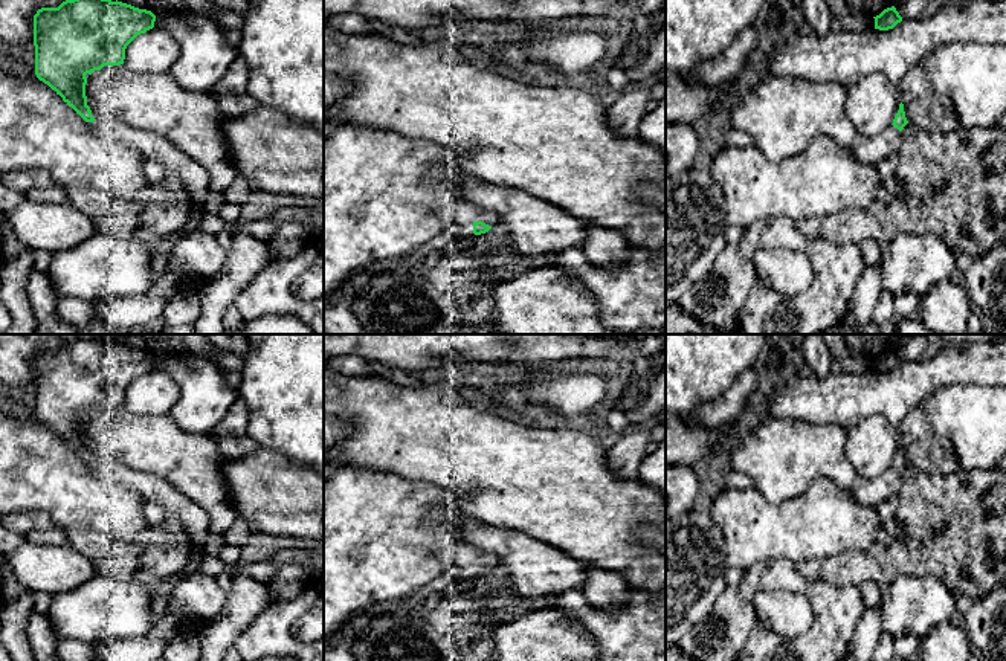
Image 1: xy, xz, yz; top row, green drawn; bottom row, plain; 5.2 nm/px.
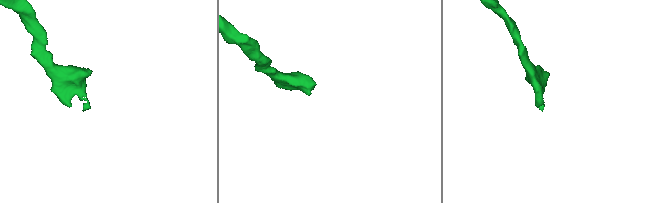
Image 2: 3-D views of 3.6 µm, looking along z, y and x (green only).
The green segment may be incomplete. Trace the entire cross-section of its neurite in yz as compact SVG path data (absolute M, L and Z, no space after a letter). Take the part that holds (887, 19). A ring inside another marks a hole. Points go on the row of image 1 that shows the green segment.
M895 6L884 9L879 15L873 18L875 18L875 29L879 31L893 29L898 23L902 21L902 17L899 15Z

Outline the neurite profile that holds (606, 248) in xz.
M589 224L582 250L589 263L601 269L612 269L626 260L632 246L626 234Z

